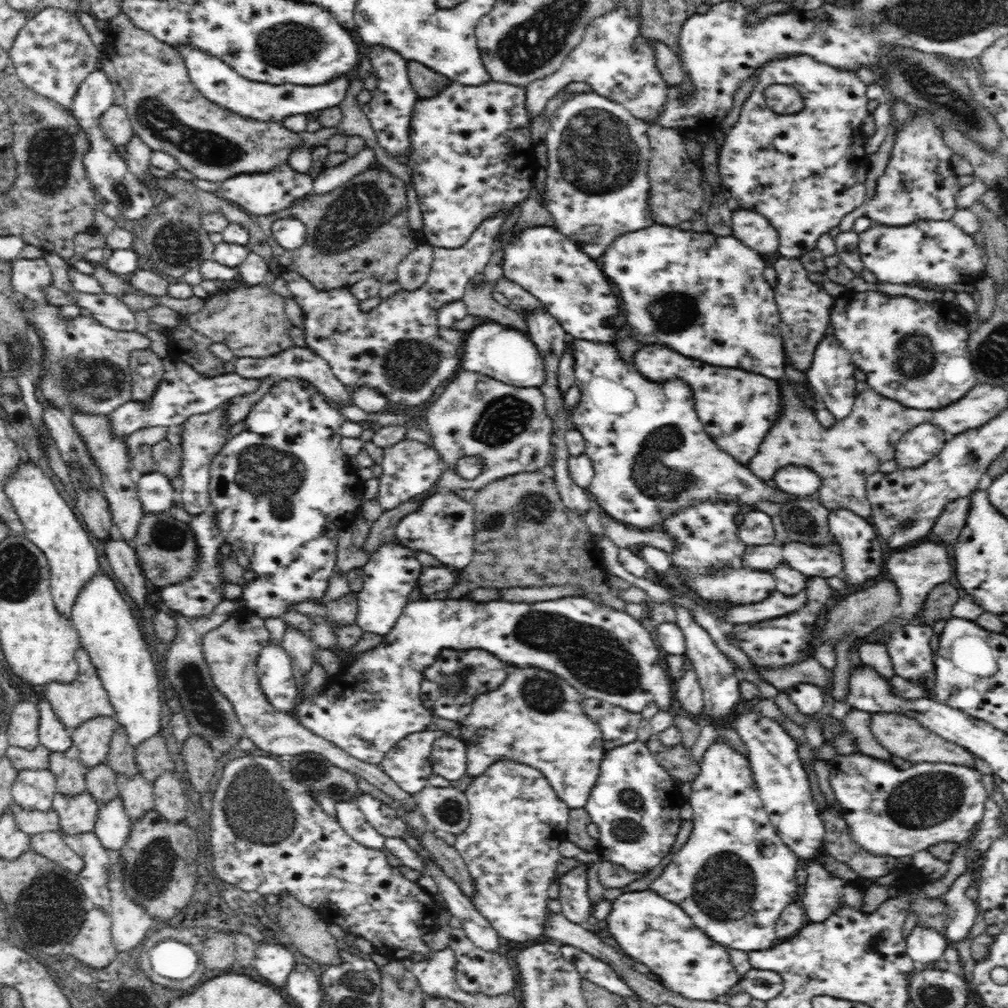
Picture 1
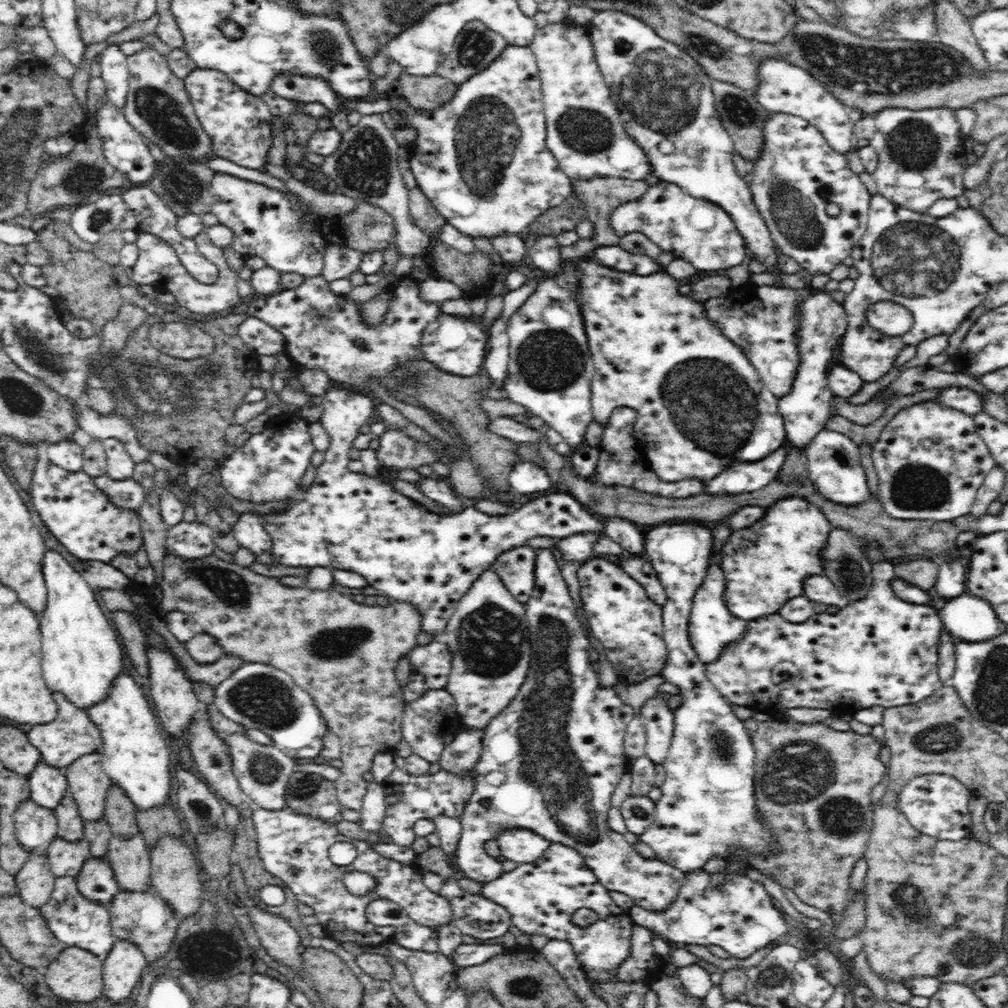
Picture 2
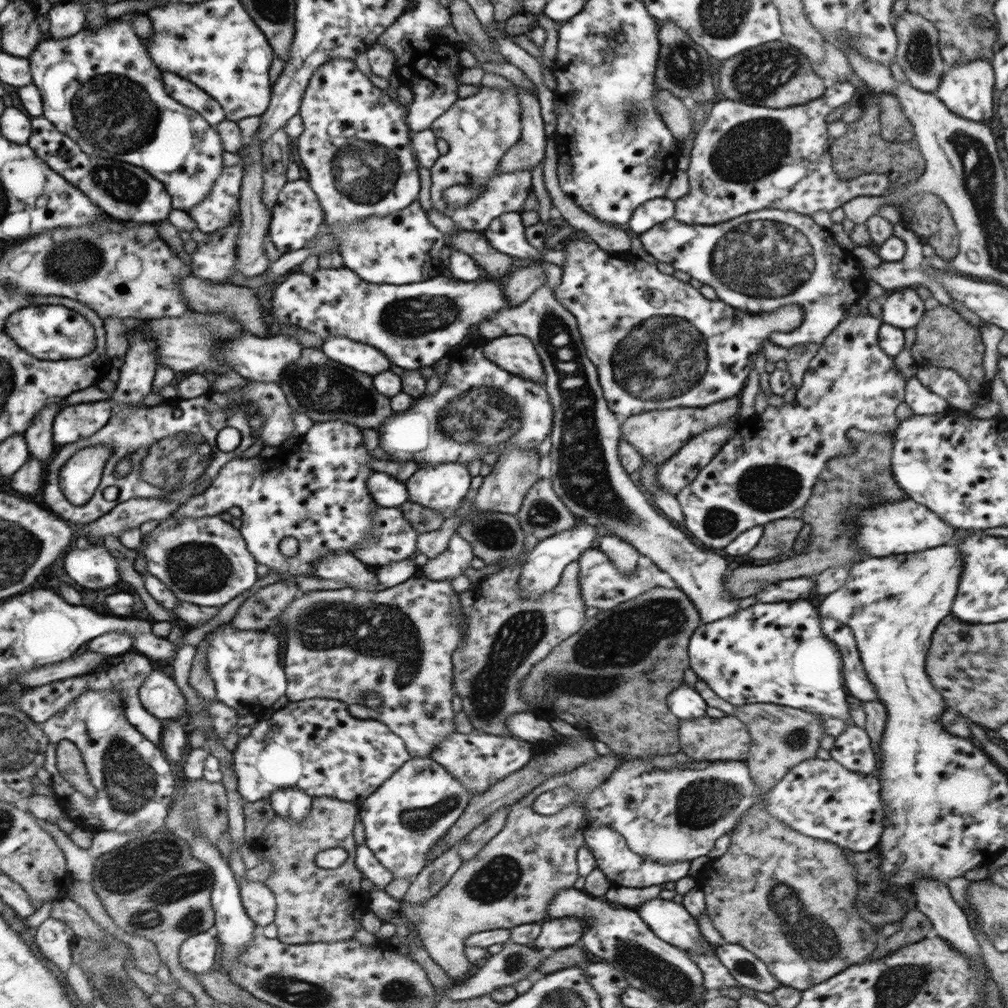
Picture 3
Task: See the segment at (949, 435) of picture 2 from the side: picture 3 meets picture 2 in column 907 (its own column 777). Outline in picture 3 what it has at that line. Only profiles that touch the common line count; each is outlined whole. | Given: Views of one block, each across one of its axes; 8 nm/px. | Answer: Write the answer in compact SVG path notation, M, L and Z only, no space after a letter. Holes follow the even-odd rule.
M854 309L847 313L844 319L838 323L838 326L834 328L832 333L824 339L818 353L809 362L808 368L803 375L802 385L796 393L794 401L778 407L768 405L762 414L754 414L743 421L738 427L736 434L724 444L721 450L714 455L714 458L704 468L700 469L698 476L696 476L688 486L684 486L684 488L676 494L677 501L683 510L683 523L691 537L696 538L696 540L699 540L699 542L702 542L702 544L708 548L714 548L714 550L723 549L740 533L750 528L762 528L762 526L769 522L792 516L794 510L798 510L798 508L802 509L806 506L808 499L812 496L812 491L817 490L820 473L824 470L828 460L840 455L850 455L854 453L855 445L849 440L848 436L846 436L848 430L857 428L870 433L894 434L896 427L900 425L900 420L896 418L896 409L901 402L905 402L904 388L906 388L908 376L905 376L898 370L896 365L894 365L894 358L888 356L878 344L878 330L880 330L880 326L882 326L883 323L881 316L872 316L868 312L860 312Z

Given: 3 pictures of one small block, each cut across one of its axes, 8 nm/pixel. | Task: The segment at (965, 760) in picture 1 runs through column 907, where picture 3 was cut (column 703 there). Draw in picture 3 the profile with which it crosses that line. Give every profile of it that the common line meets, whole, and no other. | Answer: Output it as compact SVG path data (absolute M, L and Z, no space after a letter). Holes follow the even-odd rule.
M729 715L718 719L706 716L694 720L679 720L679 744L681 752L695 761L745 761L750 750L750 733L738 718Z

